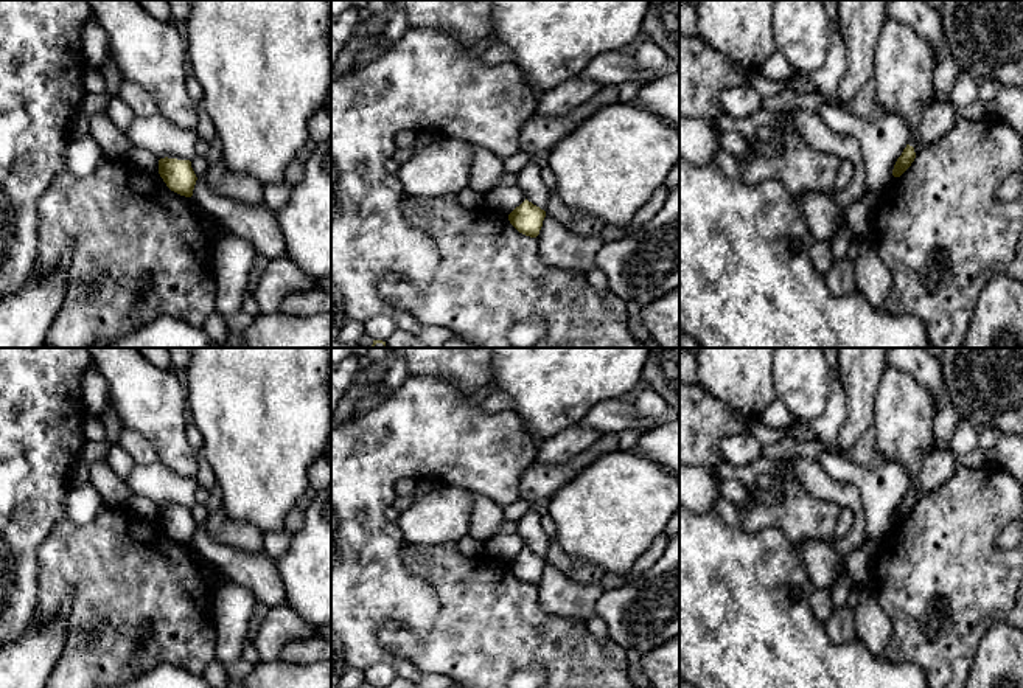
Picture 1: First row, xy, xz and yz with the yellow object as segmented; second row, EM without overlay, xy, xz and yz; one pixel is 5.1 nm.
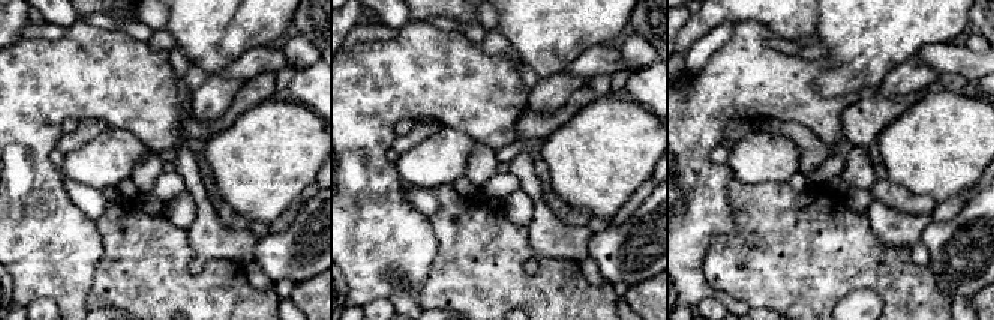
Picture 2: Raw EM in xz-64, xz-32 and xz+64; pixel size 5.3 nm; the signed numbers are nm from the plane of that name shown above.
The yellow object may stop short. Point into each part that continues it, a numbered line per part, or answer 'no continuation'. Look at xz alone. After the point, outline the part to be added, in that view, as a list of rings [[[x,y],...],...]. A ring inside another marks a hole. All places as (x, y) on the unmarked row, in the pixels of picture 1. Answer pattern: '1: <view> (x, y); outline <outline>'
no continuation

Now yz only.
1: yz (904, 410); outline [[[886,367],[874,394],[877,452],[900,463],[911,477],[908,492],[916,503],[917,475],[933,444],[936,399],[908,371]]]

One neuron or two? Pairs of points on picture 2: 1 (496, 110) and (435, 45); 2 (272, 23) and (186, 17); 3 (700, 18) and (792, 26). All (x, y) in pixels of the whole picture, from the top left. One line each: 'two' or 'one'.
1: one
2: one
3: one

